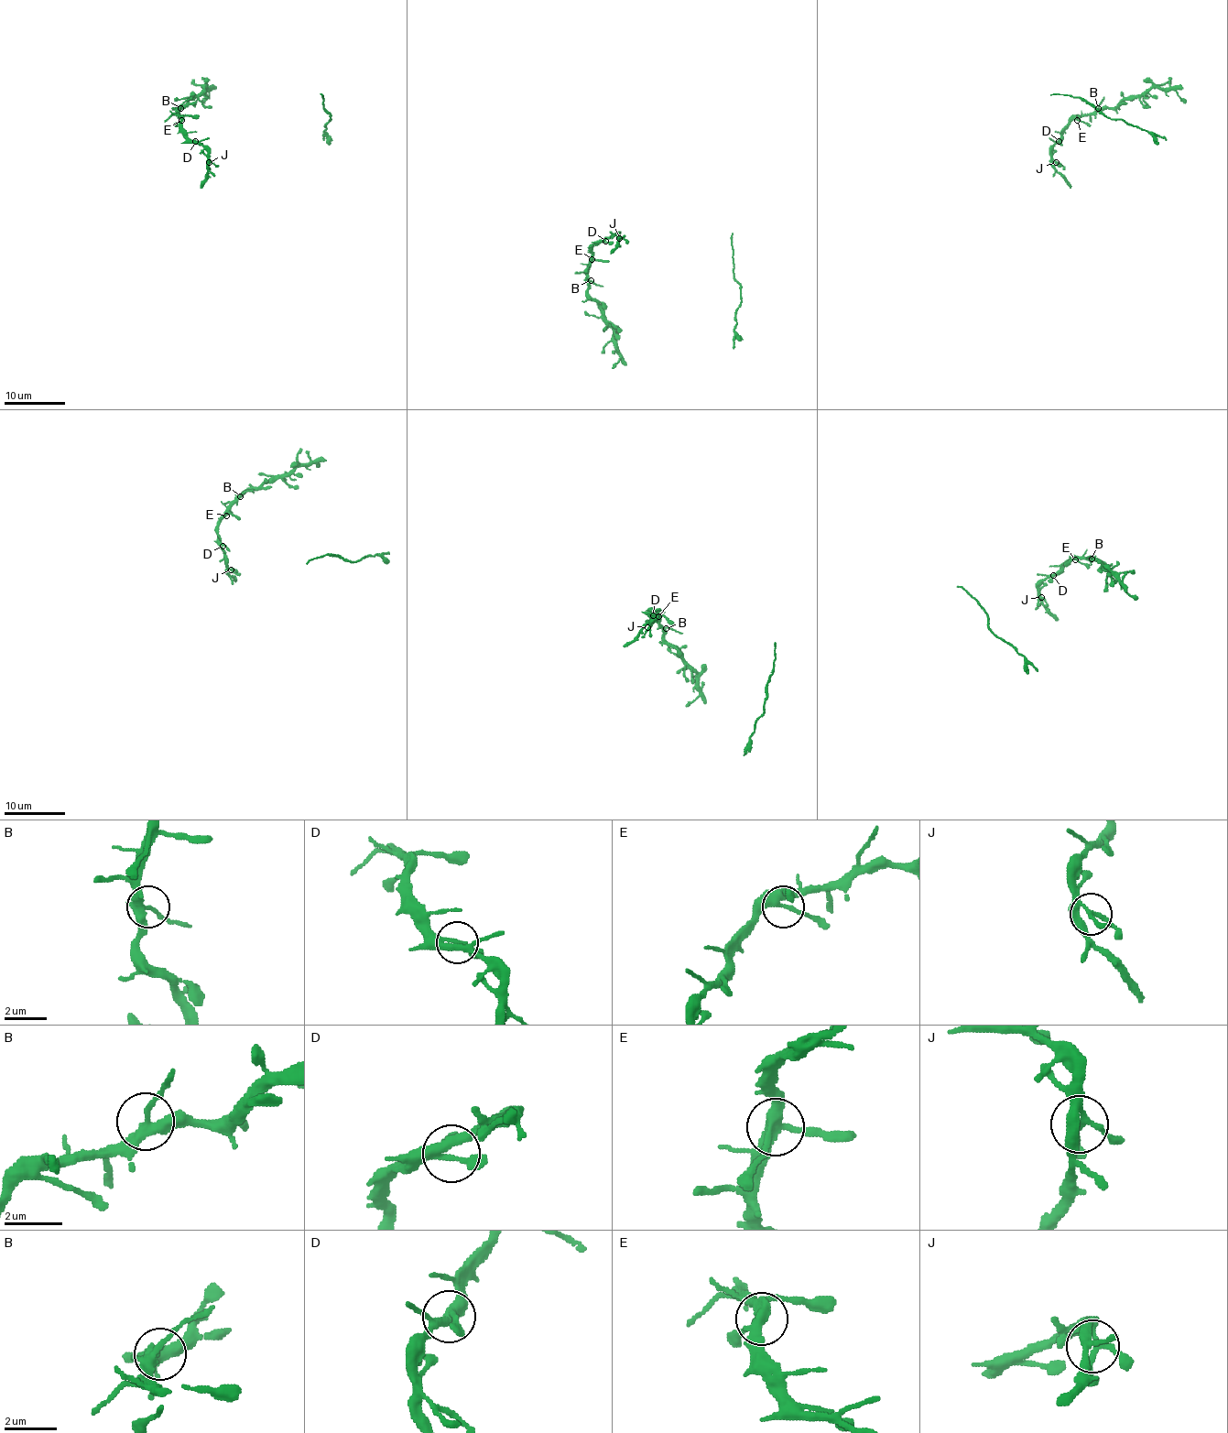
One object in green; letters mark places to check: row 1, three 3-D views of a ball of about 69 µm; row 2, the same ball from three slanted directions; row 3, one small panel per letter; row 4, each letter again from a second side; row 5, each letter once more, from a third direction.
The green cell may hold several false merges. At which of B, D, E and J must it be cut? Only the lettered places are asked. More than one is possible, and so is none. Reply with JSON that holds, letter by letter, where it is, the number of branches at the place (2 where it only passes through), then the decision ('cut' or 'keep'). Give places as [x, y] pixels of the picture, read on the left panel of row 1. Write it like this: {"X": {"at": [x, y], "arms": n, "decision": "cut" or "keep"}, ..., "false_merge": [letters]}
{"B": {"at": [180, 108], "arms": 3, "decision": "keep"}, "D": {"at": [195, 141], "arms": 3, "decision": "keep"}, "E": {"at": [181, 120], "arms": 4, "decision": "keep"}, "J": {"at": [209, 162], "arms": 4, "decision": "keep"}, "false_merge": []}

